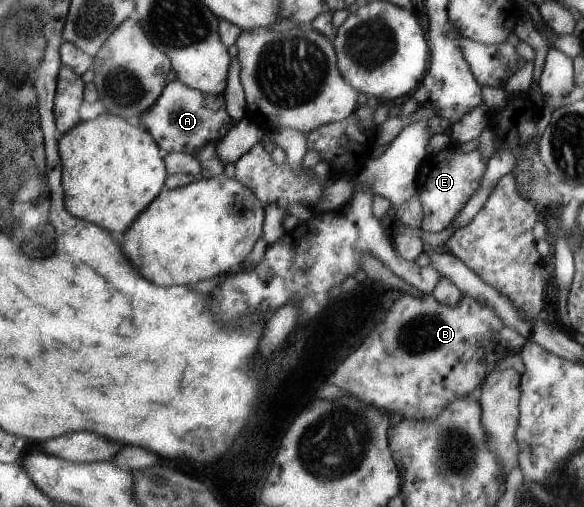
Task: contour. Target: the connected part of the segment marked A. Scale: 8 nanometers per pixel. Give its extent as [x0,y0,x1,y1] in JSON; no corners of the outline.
[140,79,234,155]

